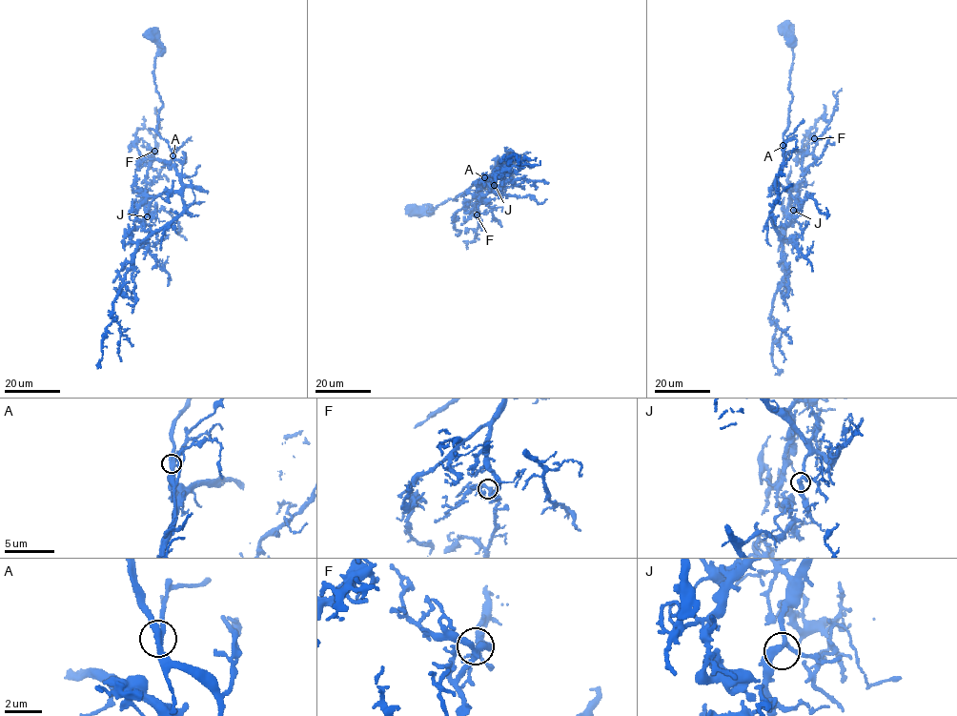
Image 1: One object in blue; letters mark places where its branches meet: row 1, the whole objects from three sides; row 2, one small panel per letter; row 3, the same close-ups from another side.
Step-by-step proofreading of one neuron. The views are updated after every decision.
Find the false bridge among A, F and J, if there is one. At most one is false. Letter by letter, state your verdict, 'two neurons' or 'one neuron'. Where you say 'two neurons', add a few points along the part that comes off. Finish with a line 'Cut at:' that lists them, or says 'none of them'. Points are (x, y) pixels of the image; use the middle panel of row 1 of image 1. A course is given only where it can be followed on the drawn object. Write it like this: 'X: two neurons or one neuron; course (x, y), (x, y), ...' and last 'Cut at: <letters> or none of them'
A: one neuron
F: one neuron
J: one neuron
Cut at: none of them

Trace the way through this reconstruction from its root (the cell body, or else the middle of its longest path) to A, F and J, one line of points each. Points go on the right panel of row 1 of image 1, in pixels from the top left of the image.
A: (783, 28), (794, 37), (795, 45), (788, 88), (793, 99), (783, 145)
F: (783, 28), (795, 45), (788, 88), (793, 99), (783, 154), (797, 150), (810, 153), (816, 145), (814, 138)
J: (783, 28), (795, 41), (788, 88), (793, 99), (783, 135), (783, 161), (775, 181), (795, 199), (793, 210)

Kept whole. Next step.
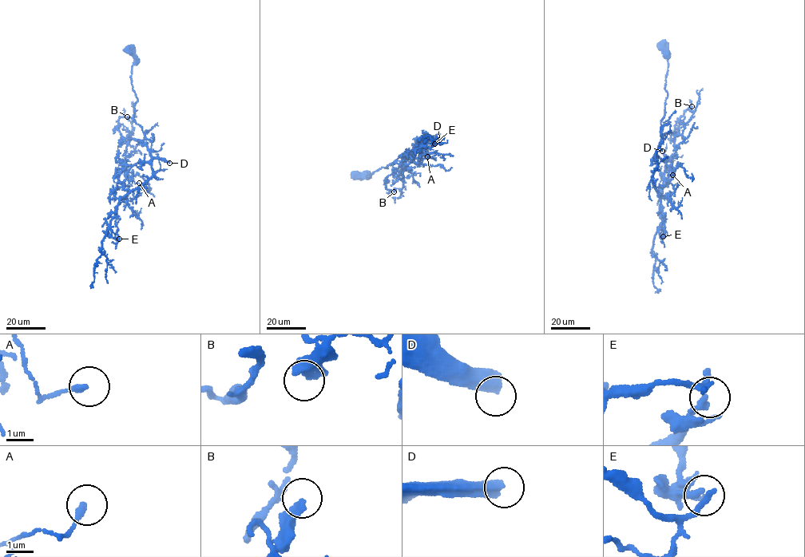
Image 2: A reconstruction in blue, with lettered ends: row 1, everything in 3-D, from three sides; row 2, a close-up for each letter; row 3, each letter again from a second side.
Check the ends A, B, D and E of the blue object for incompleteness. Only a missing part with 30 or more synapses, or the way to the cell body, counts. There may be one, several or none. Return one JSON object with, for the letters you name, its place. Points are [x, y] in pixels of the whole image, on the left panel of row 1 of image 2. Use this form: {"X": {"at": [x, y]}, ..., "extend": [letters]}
{"D": {"at": [169, 163]}, "extend": ["D"]}

